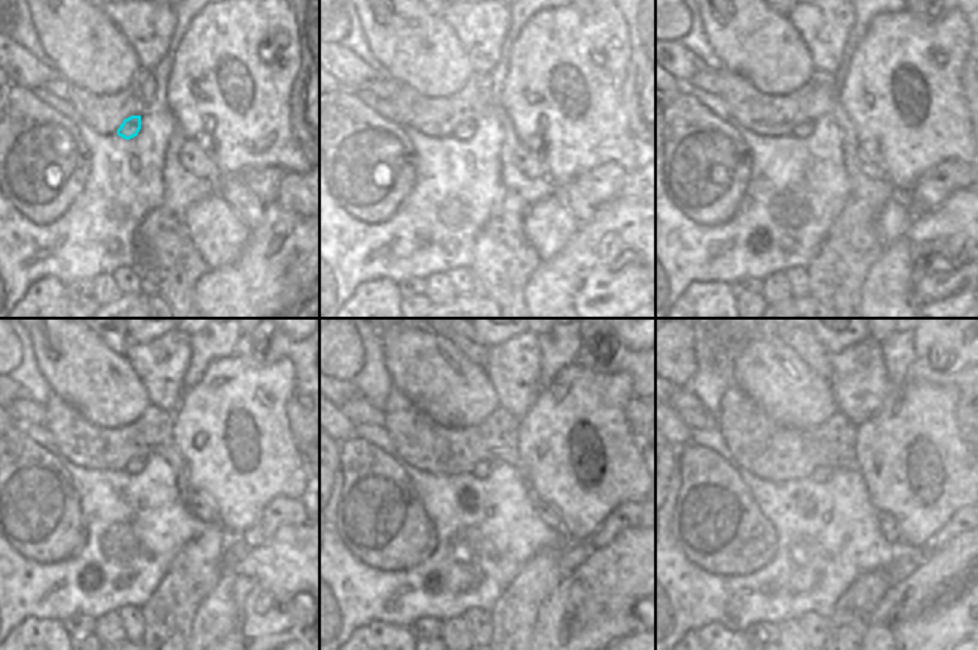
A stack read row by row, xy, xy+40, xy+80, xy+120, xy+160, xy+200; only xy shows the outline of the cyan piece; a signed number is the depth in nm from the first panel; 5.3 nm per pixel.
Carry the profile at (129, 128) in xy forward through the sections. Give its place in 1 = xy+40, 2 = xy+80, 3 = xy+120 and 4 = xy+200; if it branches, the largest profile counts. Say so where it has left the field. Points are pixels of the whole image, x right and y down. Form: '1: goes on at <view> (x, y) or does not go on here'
1: goes on at xy+40 (465, 131)
2: goes on at xy+80 (806, 128)
3: goes on at xy+120 (137, 464)
4: goes on at xy+200 (821, 473)

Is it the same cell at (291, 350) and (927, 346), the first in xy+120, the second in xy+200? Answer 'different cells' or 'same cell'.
different cells

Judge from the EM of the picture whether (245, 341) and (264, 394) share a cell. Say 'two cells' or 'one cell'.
two cells

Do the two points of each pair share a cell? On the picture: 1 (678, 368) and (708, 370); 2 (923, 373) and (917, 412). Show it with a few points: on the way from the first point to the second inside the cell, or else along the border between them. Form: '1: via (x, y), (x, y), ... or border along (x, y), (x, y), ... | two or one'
1: border along (696, 334), (696, 371), (686, 385) | two
2: border along (909, 376), (935, 385), (951, 385), (956, 389) | two

